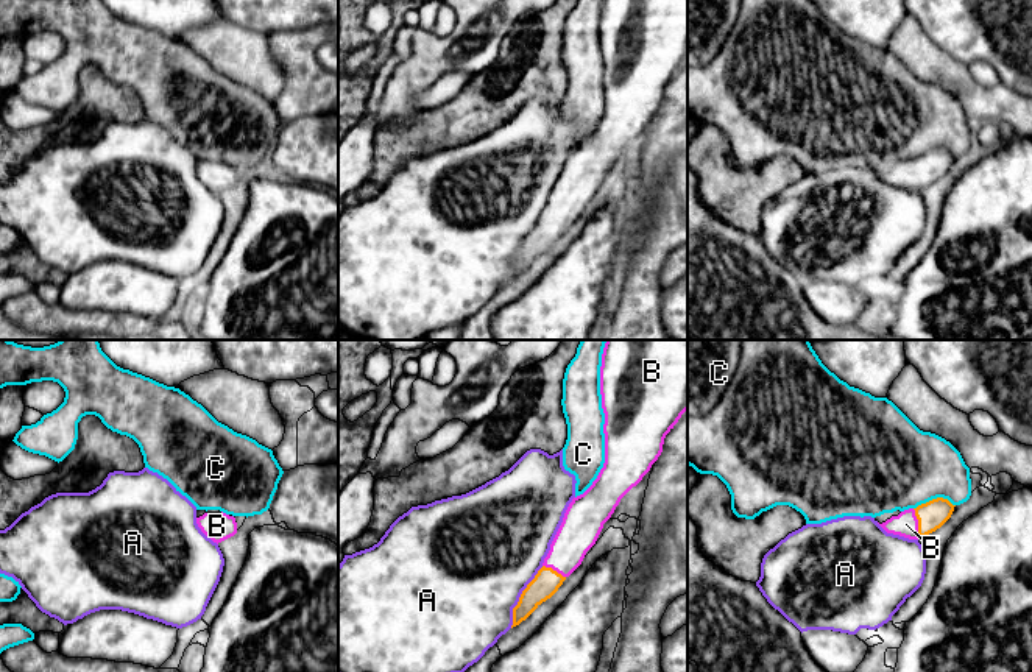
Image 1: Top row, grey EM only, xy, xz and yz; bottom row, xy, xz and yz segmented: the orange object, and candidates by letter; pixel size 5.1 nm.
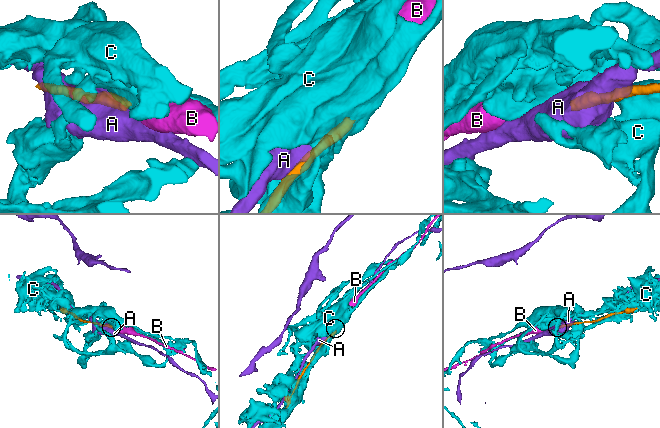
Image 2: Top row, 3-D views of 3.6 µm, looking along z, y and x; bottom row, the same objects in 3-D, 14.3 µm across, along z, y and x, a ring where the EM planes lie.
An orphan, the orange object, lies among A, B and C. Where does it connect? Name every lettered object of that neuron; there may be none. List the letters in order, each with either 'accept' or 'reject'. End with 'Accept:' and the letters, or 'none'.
A: reject
B: accept
C: reject
Accept: B

